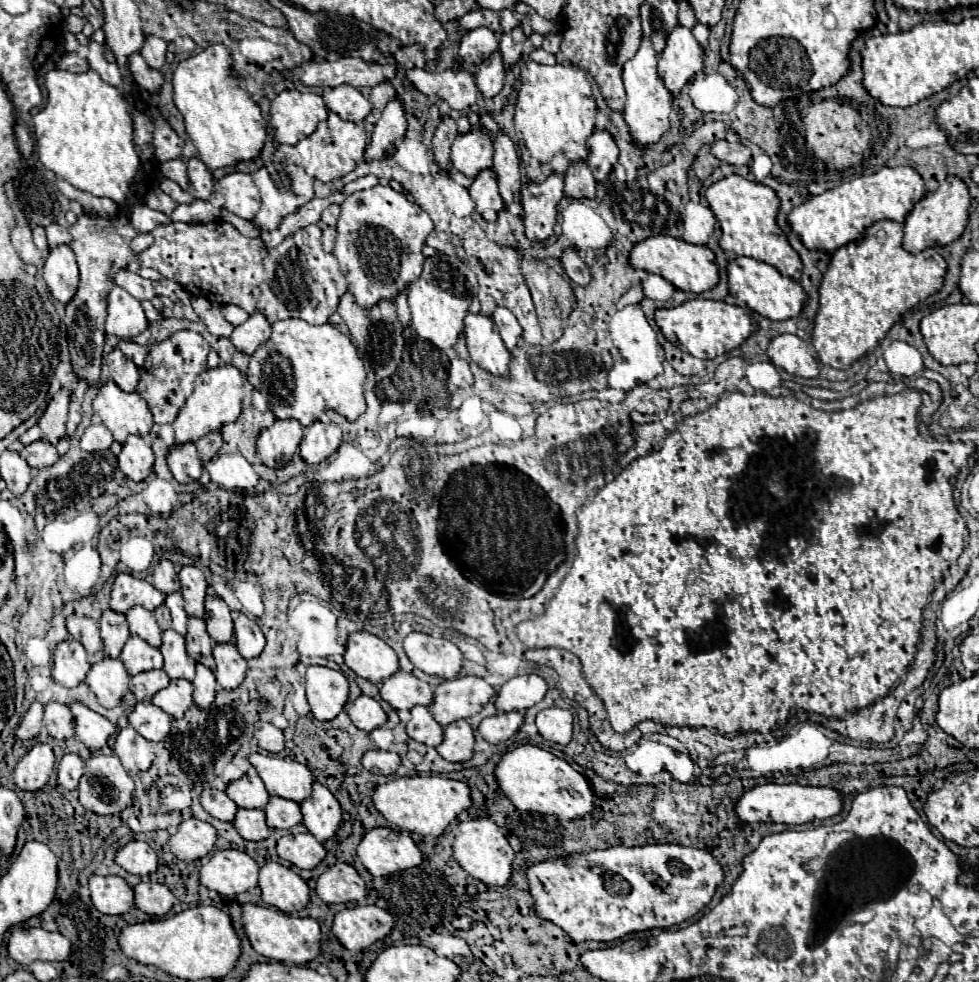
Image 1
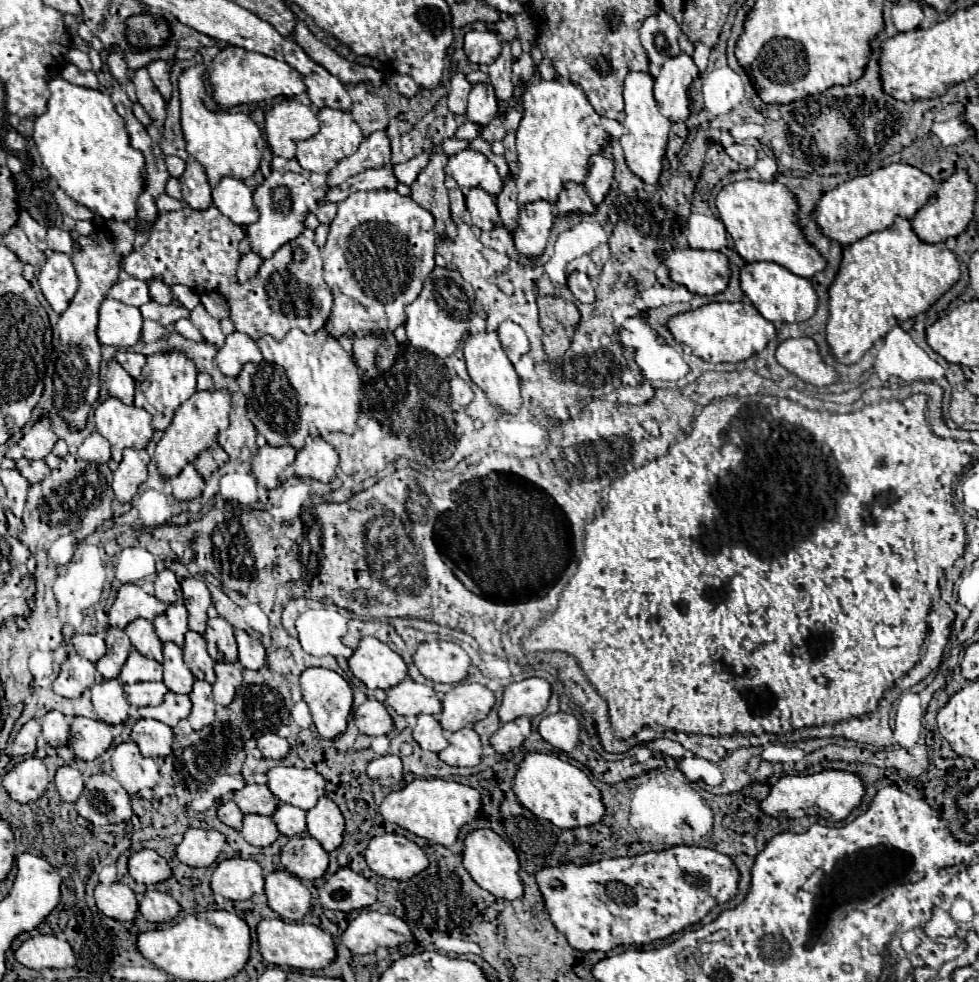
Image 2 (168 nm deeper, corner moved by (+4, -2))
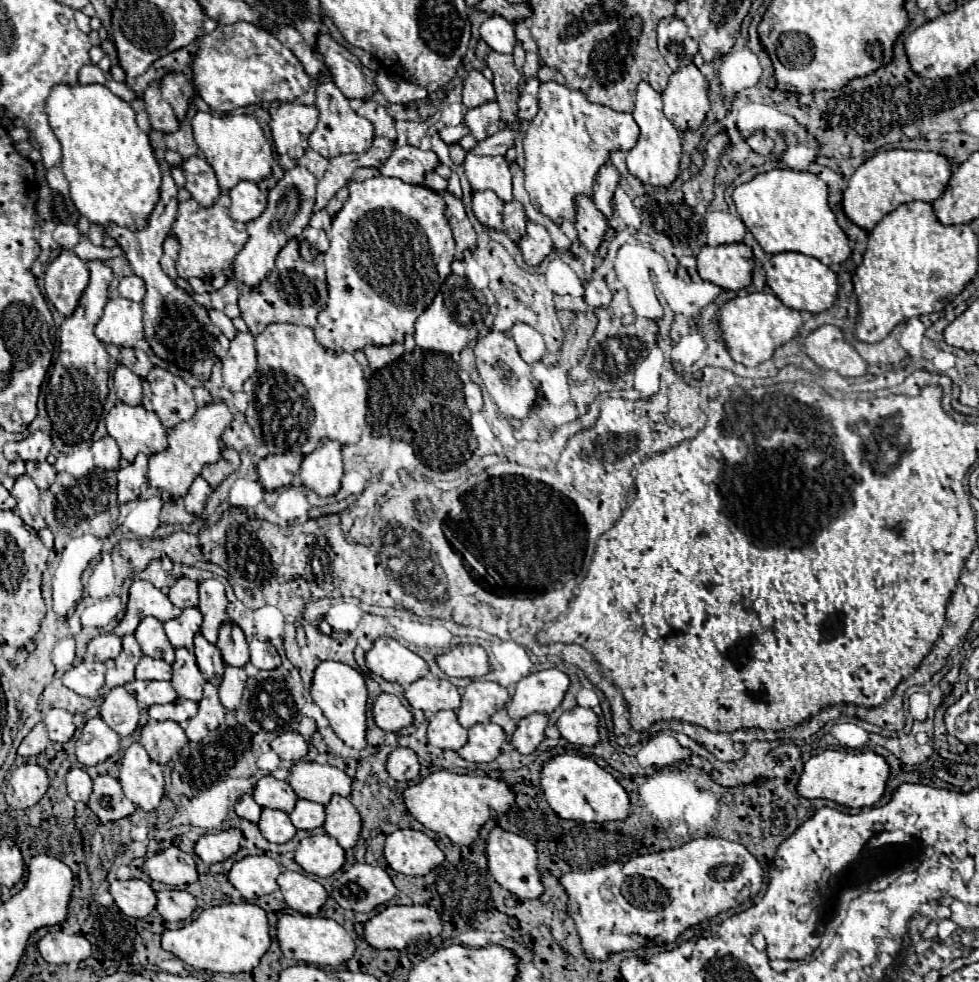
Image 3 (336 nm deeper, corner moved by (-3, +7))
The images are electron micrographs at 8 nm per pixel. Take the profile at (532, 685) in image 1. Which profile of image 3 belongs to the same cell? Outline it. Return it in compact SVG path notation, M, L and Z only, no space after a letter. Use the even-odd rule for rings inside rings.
M557 668L529 674L517 682L515 694L507 704L511 718L521 720L533 712L551 714L563 700L569 688L569 678Z

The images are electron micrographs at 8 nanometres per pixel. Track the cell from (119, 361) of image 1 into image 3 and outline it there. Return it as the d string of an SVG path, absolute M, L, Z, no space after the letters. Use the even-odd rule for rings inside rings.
M119 364L115 374L115 392L117 392L117 398L125 404L141 404L141 378L131 372L127 366Z

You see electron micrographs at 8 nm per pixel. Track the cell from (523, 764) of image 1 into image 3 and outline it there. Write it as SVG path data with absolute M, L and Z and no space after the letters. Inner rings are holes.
M557 754L549 758L541 768L541 790L551 810L565 820L609 822L629 816L629 796L619 782L591 758L579 754Z

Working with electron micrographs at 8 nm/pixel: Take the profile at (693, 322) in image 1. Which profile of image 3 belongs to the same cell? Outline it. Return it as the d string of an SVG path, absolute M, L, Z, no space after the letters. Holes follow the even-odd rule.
M763 290L763 292L751 292L723 302L717 312L717 324L721 332L721 342L729 350L729 356L739 364L757 366L769 360L777 346L797 336L803 320L797 310L785 308L781 300L773 296L773 292Z

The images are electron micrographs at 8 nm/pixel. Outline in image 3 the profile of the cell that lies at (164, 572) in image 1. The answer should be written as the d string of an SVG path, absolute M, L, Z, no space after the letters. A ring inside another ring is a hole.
M179 576L175 580L175 584L169 590L169 600L177 606L177 608L189 608L189 606L197 606L199 598L197 598L197 582L189 580L187 576Z

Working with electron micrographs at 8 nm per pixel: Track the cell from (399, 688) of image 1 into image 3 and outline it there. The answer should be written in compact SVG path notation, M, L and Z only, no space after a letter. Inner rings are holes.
M423 676L411 684L405 686L405 698L413 708L419 710L457 710L461 704L461 694L459 690L447 682L439 680L435 676Z

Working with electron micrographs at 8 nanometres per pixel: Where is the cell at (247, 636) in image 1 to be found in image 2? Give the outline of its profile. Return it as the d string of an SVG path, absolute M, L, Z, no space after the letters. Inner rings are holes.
M236 631L236 641L238 641L238 651L240 651L240 663L246 669L260 669L266 663L266 653L264 647L258 639L250 637L246 631Z

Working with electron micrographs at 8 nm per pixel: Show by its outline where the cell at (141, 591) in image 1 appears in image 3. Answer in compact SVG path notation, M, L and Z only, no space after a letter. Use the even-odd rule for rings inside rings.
M133 580L131 588L129 588L127 610L113 632L117 636L133 634L137 624L145 616L155 616L157 620L165 622L165 620L171 620L173 616L179 616L179 614L181 614L181 610L177 606L173 606L171 600L159 588L155 588L151 582Z

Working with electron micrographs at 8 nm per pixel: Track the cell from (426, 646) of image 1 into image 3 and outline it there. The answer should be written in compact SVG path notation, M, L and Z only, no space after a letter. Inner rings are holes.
M457 644L453 650L437 656L437 666L447 676L463 676L473 680L489 672L487 654L477 644Z

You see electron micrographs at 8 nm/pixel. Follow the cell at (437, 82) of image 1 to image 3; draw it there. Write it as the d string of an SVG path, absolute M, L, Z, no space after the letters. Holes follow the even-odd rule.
M469 70L463 86L463 104L467 108L475 108L491 100L495 100L493 84L479 70Z

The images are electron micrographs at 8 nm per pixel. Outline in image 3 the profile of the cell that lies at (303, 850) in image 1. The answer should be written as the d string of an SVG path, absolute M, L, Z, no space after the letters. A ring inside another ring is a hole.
M327 834L307 836L299 842L295 850L295 862L309 874L315 876L331 876L345 864L345 852Z

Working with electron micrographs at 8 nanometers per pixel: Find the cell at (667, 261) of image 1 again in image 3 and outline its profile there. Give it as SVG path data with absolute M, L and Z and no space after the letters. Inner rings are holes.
M743 242L703 246L697 254L697 272L703 280L725 288L741 290L751 284L753 252Z

